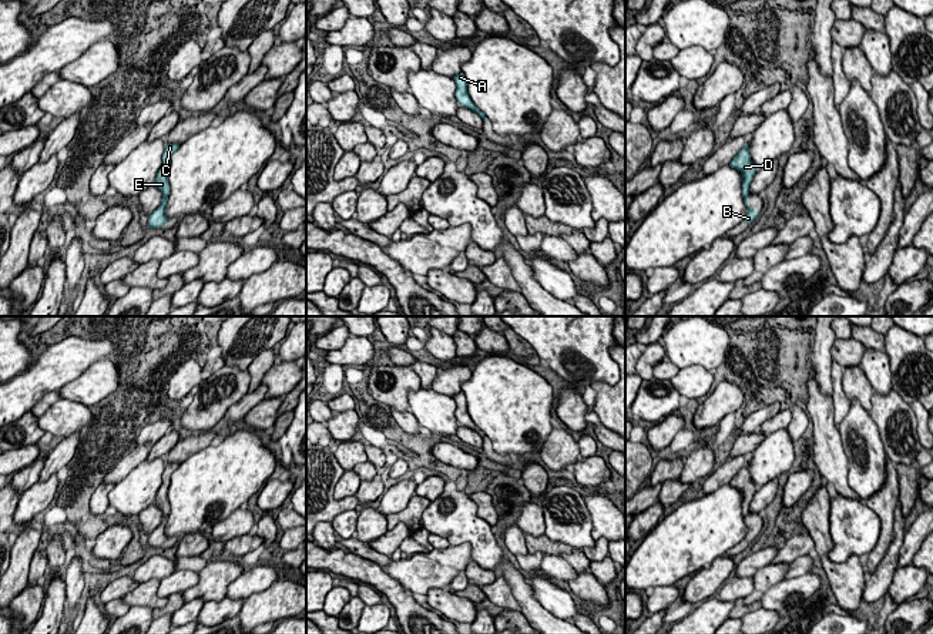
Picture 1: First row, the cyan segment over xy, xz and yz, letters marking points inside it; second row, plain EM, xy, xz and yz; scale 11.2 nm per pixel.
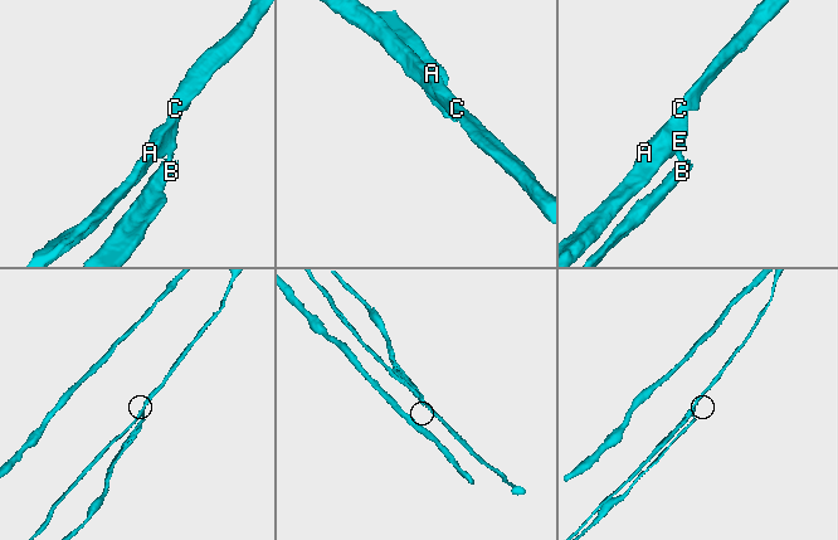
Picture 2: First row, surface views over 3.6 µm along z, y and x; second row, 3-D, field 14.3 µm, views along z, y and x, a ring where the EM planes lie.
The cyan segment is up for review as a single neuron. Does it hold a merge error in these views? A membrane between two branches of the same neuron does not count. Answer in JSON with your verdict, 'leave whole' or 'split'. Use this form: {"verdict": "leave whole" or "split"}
{"verdict": "split"}

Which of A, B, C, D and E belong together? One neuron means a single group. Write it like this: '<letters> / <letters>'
A C D E / B

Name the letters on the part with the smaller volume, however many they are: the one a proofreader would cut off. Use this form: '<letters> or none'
B

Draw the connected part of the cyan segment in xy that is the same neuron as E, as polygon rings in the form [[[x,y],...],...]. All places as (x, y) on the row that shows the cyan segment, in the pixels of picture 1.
[[[165,144],[162,154],[162,165],[157,172],[155,187],[162,192],[161,202],[170,195],[168,170],[171,165],[171,155],[179,148],[179,144]]]

